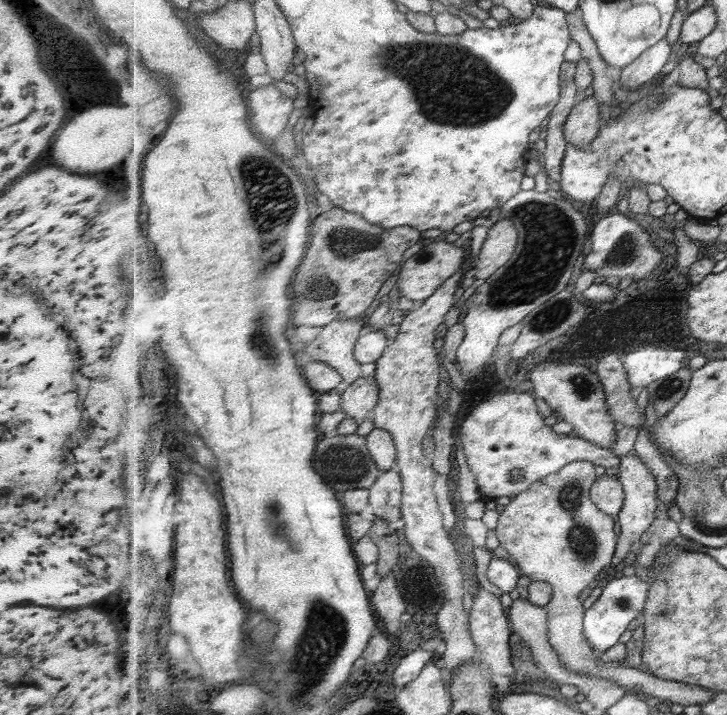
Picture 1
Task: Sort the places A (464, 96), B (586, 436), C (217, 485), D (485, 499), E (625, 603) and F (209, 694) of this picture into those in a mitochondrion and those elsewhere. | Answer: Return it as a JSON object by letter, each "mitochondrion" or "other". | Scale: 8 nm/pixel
{"A":"mitochondrion","B":"other","C":"other","D":"other","E":"mitochondrion","F":"other"}

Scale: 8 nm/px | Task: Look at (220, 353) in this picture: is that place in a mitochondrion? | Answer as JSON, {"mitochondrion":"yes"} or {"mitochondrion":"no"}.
{"mitochondrion":"no"}

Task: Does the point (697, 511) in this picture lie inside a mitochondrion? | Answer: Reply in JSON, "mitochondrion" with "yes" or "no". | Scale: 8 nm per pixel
{"mitochondrion":"yes"}

